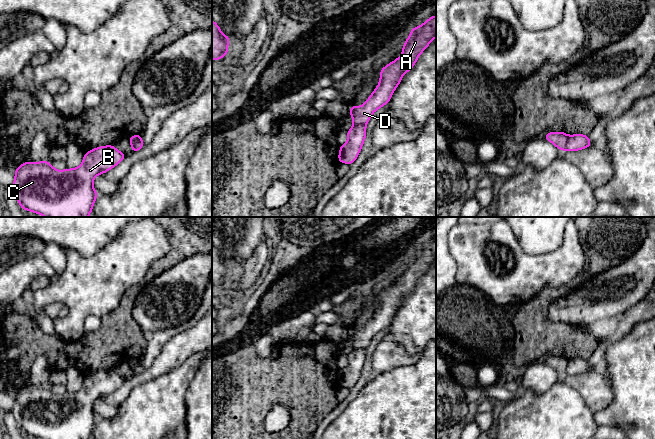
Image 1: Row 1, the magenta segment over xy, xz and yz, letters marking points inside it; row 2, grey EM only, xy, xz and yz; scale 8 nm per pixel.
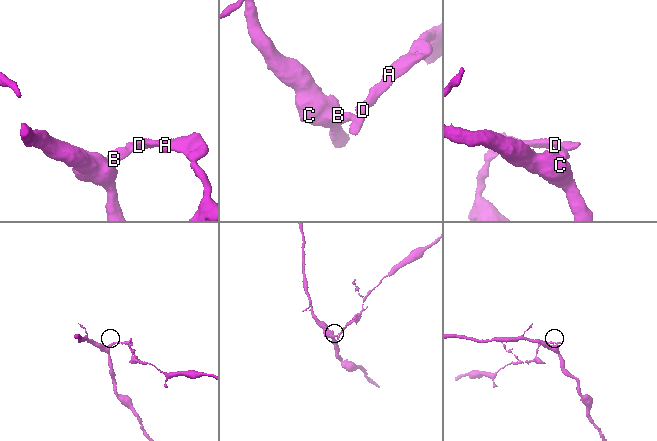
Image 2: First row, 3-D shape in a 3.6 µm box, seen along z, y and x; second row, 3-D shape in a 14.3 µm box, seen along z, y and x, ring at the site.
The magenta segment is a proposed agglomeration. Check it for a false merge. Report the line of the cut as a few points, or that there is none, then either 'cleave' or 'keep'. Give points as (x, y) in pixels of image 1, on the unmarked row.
cut yz (568, 360), (564, 373); cleave

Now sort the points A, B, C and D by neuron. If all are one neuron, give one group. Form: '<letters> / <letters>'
A D / B C

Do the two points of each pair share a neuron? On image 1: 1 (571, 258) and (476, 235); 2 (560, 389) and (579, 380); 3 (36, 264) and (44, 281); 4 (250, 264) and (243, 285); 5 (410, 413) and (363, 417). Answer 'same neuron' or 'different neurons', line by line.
1: same neuron
2: different neurons
3: different neurons
4: same neuron
5: same neuron

